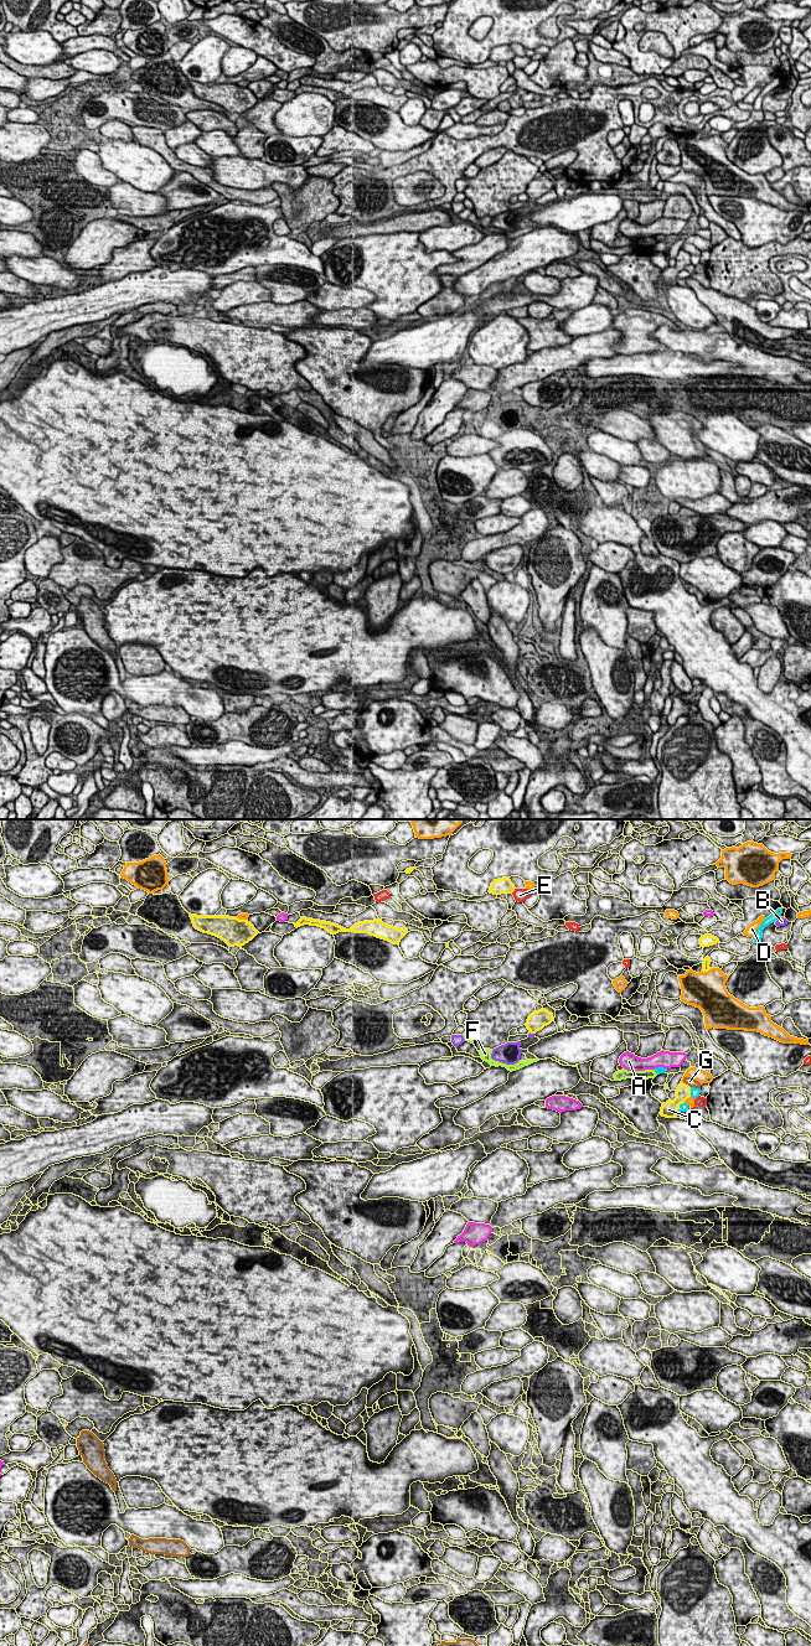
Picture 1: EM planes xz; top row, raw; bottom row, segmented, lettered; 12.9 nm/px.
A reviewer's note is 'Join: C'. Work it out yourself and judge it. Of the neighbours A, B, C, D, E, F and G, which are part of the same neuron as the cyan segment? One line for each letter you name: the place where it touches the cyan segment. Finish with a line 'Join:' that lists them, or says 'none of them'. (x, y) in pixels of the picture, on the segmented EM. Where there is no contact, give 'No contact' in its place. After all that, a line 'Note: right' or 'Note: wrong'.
Join: none of them
Note: wrong

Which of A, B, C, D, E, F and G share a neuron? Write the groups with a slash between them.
A / B / C / D / E / F / G

